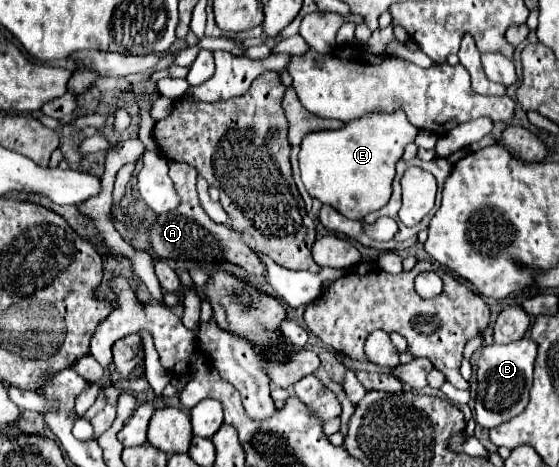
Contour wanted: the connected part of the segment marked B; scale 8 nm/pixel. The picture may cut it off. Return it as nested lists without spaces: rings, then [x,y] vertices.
[[[519,339],[507,345],[489,345],[483,349],[477,369],[477,397],[475,397],[475,421],[481,427],[493,429],[497,423],[507,421],[521,413],[529,401],[529,389],[533,381],[533,363],[537,357],[537,343],[533,339]]]

